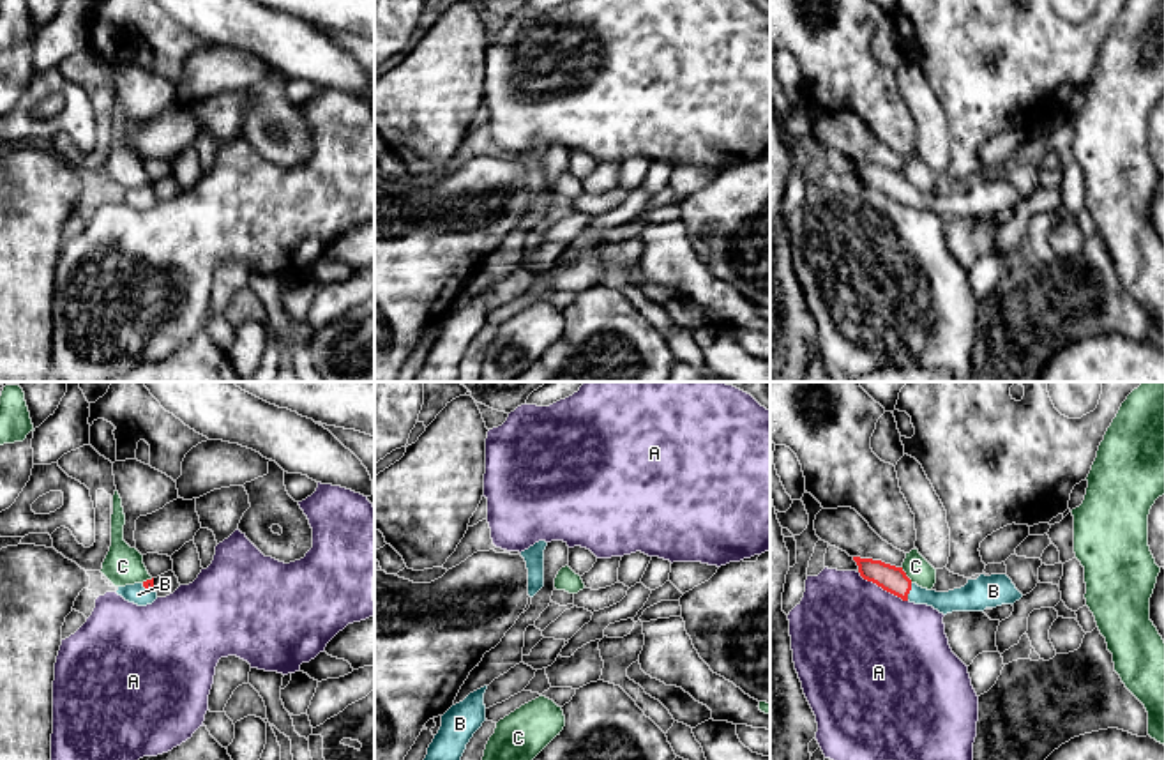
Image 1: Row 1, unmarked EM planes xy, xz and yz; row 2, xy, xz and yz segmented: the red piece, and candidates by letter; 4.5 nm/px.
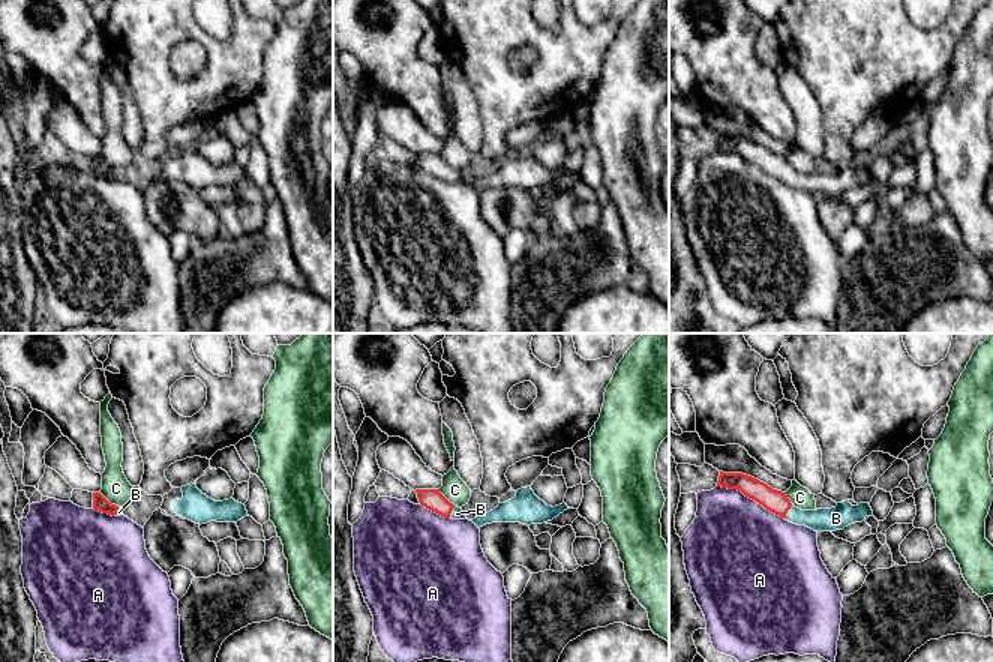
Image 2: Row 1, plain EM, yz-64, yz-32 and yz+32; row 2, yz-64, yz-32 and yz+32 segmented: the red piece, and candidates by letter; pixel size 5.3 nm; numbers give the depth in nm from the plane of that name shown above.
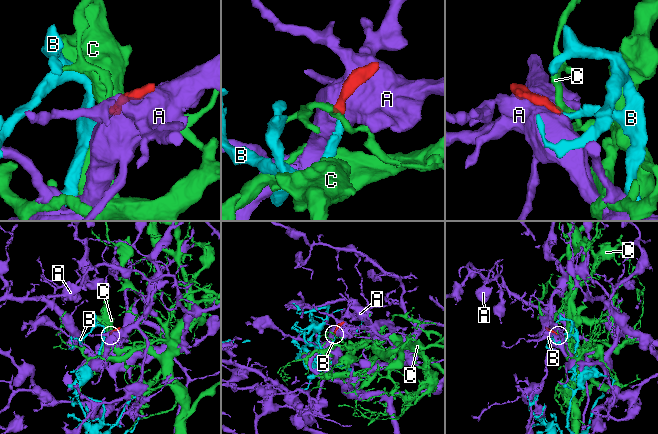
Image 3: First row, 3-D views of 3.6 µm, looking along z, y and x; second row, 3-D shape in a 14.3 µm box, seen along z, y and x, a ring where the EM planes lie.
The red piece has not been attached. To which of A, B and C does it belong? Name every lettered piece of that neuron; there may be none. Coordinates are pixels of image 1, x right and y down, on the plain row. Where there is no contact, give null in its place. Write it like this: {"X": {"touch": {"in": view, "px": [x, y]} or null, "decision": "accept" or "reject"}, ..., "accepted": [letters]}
{"A": {"touch": {"in": "yz", "px": [882, 191]}, "decision": "reject"}, "B": {"touch": {"in": "yz", "px": [908, 197]}, "decision": "accept"}, "C": {"touch": {"in": "yz", "px": [905, 179]}, "decision": "reject"}, "accepted": ["B"]}

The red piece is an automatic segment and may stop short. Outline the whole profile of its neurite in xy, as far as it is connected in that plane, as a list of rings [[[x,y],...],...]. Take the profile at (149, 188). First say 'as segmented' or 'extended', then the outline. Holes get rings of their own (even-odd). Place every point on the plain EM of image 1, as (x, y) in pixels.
extended | [[[154,182],[143,187],[118,191],[117,198],[138,210],[152,209],[157,203],[157,196],[154,193]]]

